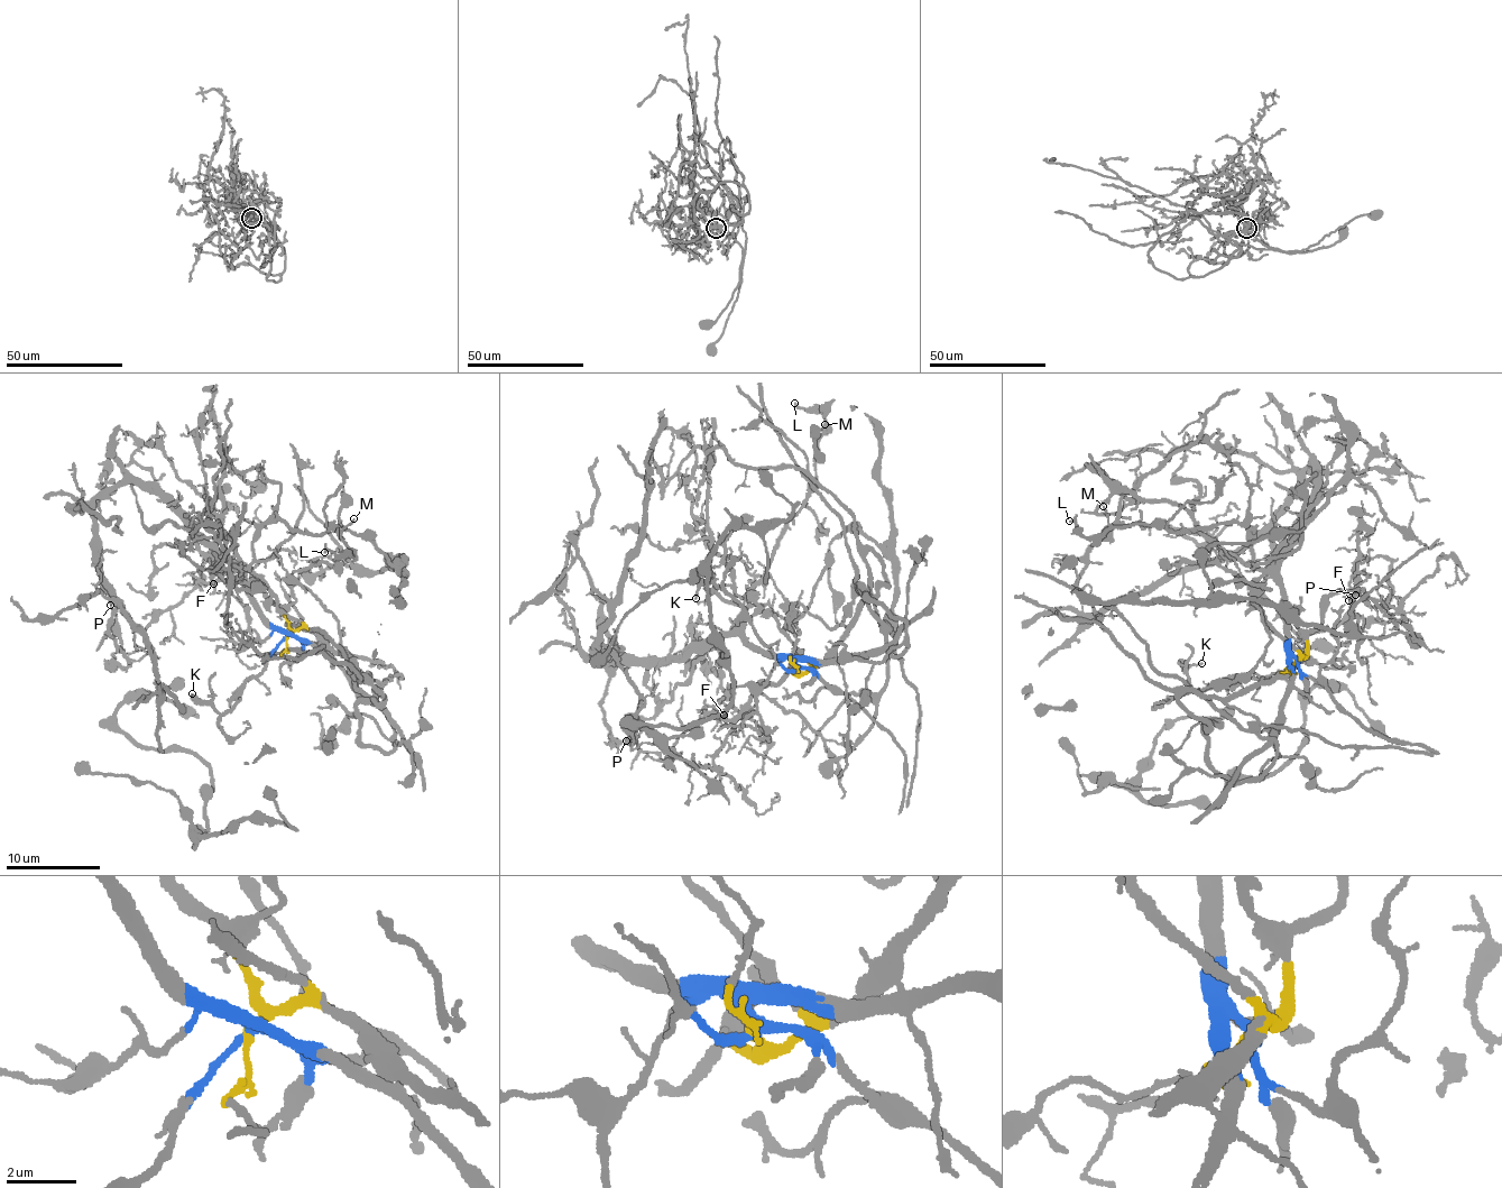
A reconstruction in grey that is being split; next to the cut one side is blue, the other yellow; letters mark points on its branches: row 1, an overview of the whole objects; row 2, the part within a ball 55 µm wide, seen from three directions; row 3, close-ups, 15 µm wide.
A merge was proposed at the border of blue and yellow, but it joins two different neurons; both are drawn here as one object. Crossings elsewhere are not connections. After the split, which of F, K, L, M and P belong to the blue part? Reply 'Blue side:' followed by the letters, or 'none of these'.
Blue side: K, L, M, P

